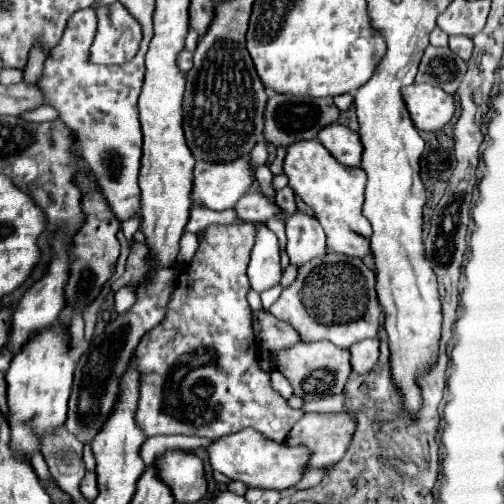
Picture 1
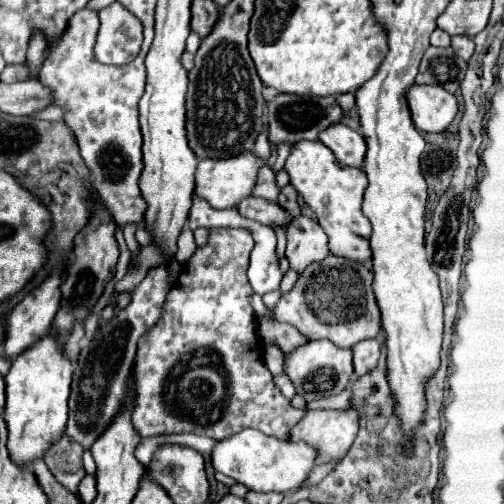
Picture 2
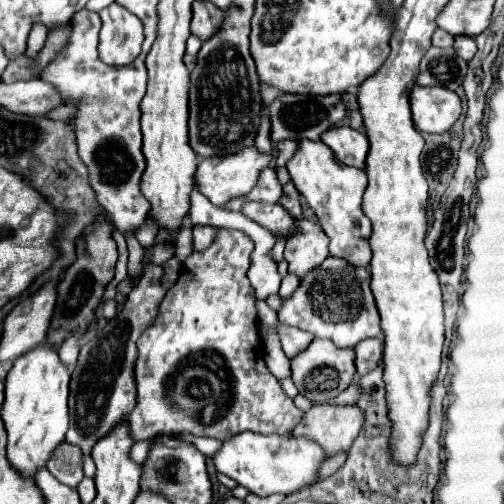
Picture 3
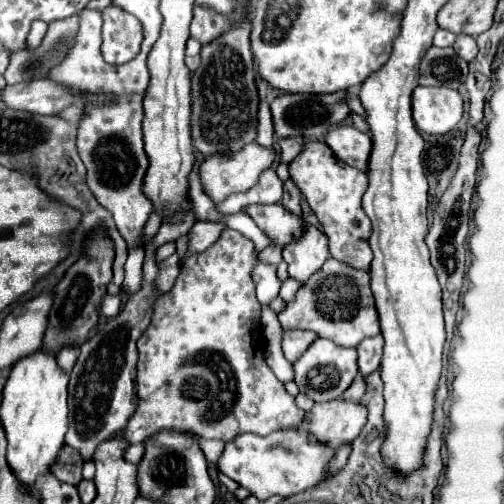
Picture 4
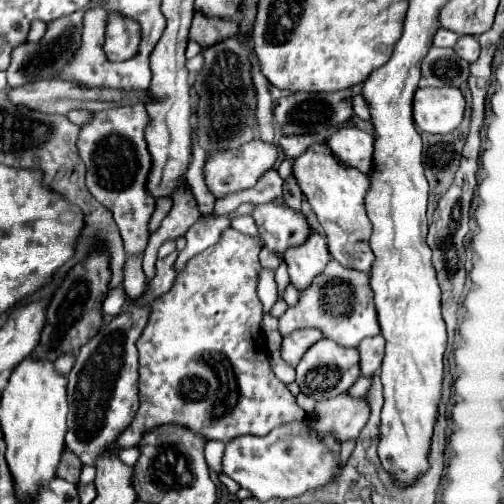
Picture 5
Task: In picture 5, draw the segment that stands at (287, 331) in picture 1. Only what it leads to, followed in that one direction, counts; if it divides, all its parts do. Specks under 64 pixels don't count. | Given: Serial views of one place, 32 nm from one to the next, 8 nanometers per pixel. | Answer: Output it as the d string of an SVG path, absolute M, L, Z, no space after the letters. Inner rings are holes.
M304 328L304 330L296 330L292 332L292 336L286 336L282 340L282 358L290 364L296 366L298 360L304 356L304 352L322 338L322 332L314 330L314 328Z

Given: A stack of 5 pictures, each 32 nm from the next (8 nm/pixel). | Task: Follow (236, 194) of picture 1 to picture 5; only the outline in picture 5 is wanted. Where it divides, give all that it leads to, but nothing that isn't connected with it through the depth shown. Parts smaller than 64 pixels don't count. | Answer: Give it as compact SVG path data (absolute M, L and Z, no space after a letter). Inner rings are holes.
M252 140L244 146L240 146L238 150L224 150L224 152L216 152L212 156L208 156L206 164L204 164L204 182L208 186L208 190L212 192L212 196L224 198L232 192L240 192L240 190L248 190L252 188L258 178L270 170L276 164L278 158L278 150L274 144L264 144L262 140Z

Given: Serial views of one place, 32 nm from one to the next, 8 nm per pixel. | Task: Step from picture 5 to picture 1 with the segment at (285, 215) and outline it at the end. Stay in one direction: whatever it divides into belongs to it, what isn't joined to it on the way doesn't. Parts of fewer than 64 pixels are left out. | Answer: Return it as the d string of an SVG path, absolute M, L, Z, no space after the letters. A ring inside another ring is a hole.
M254 190L246 192L234 204L234 210L236 210L238 218L242 218L242 220L256 220L256 222L266 222L270 216L274 216L278 212L274 202L268 202L264 196L260 196Z

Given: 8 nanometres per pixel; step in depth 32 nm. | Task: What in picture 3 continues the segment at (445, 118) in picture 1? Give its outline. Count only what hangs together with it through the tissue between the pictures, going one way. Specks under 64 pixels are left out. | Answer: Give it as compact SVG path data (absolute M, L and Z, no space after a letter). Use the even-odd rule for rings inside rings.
M414 86L410 90L410 110L420 132L442 134L460 118L462 102L456 92L438 86Z

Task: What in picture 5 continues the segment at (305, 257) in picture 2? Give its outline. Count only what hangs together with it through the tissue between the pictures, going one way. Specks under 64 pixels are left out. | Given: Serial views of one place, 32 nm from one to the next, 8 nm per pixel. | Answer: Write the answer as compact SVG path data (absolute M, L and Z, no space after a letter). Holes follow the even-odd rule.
M316 230L310 232L304 244L296 248L288 248L288 252L284 252L284 262L288 264L290 280L298 290L308 288L314 276L324 272L328 260L330 260L330 252L326 246L326 236L318 234Z

